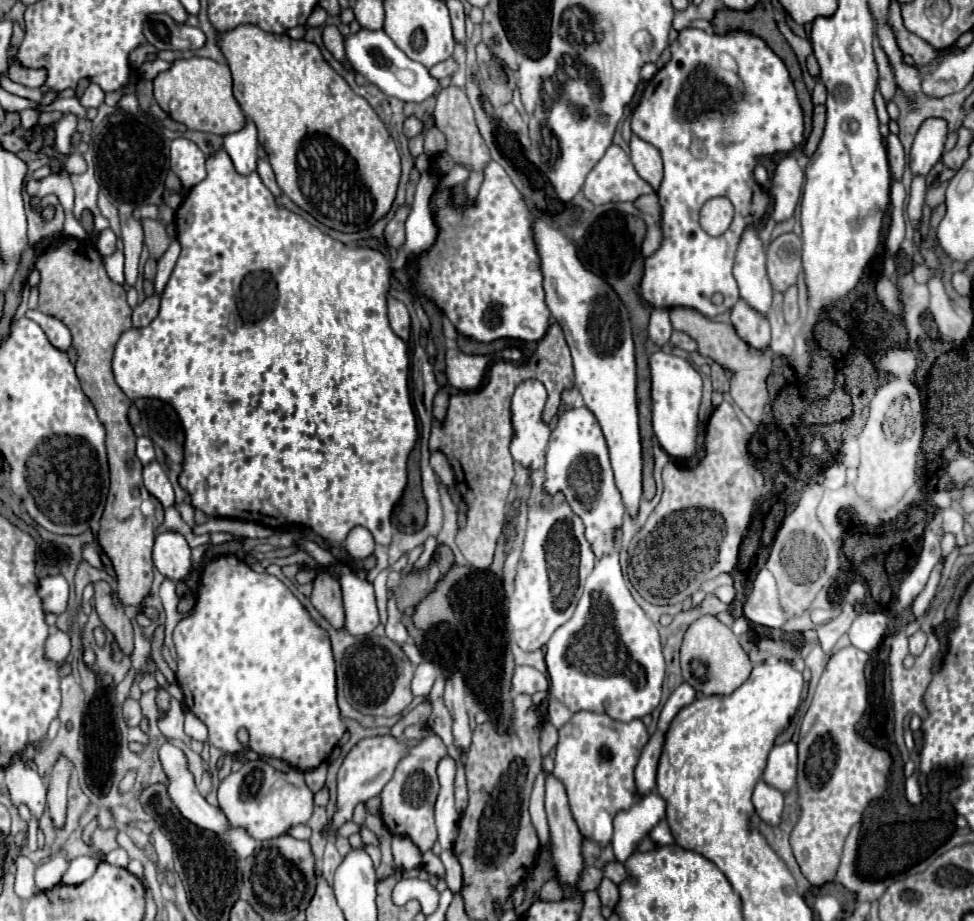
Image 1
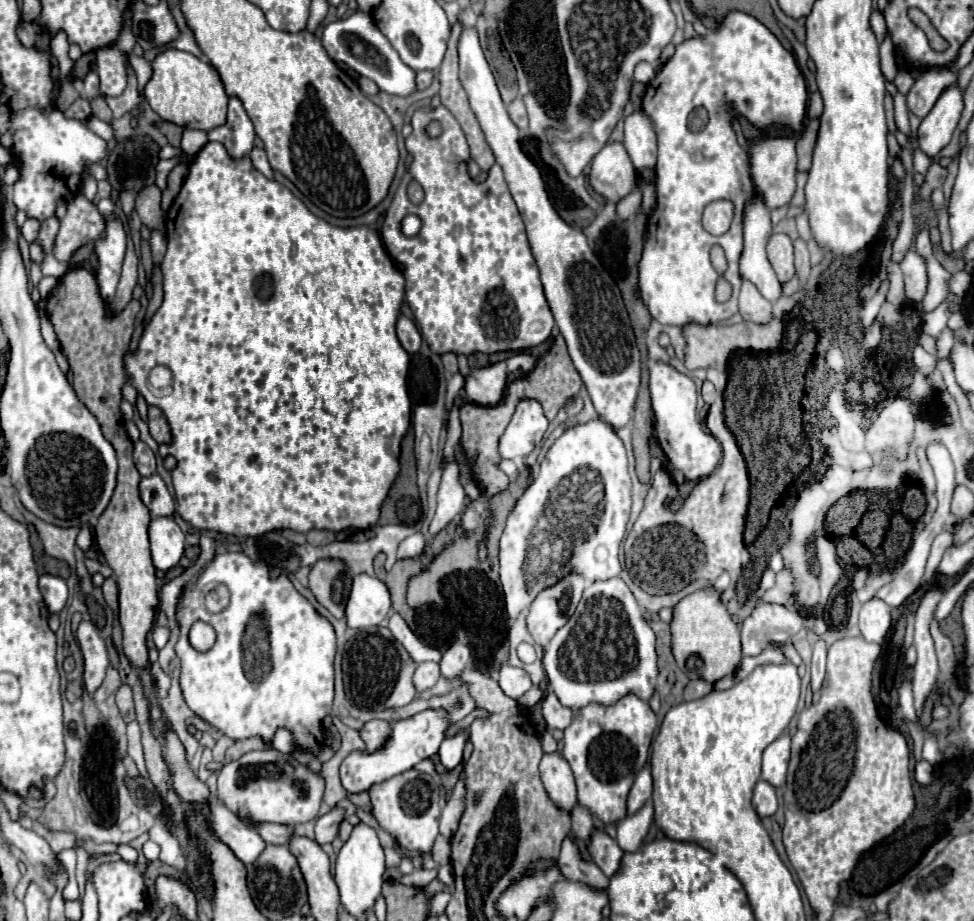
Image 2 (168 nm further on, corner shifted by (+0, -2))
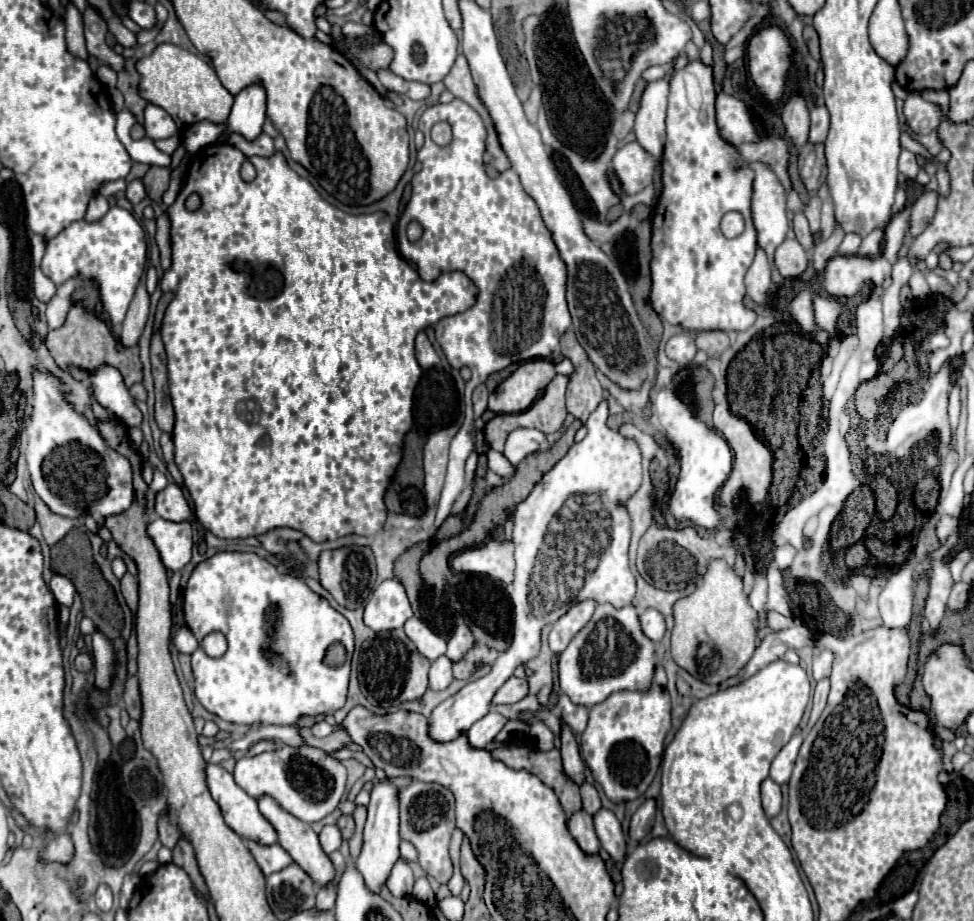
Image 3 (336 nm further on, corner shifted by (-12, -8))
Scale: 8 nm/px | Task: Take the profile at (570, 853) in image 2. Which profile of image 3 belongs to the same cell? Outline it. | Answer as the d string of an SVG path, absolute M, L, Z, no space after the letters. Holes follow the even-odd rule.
M580 808L576 814L570 816L568 828L570 828L570 834L576 838L576 842L580 844L580 848L584 852L596 854L600 850L600 842L598 842L598 836L594 832L592 816L584 808Z

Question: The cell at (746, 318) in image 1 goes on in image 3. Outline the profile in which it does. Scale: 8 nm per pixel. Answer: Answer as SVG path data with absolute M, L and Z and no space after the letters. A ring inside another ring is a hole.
M758 248L754 262L746 272L746 288L754 302L764 304L766 292L770 290L770 286L772 286L772 266L770 266L764 250Z

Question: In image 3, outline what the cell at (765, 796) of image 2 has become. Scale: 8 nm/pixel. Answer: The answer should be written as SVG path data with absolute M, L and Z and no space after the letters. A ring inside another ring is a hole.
M766 778L760 784L760 794L762 794L762 808L766 812L768 818L778 816L780 808L782 808L782 792L780 786L776 782L772 782L770 778Z

